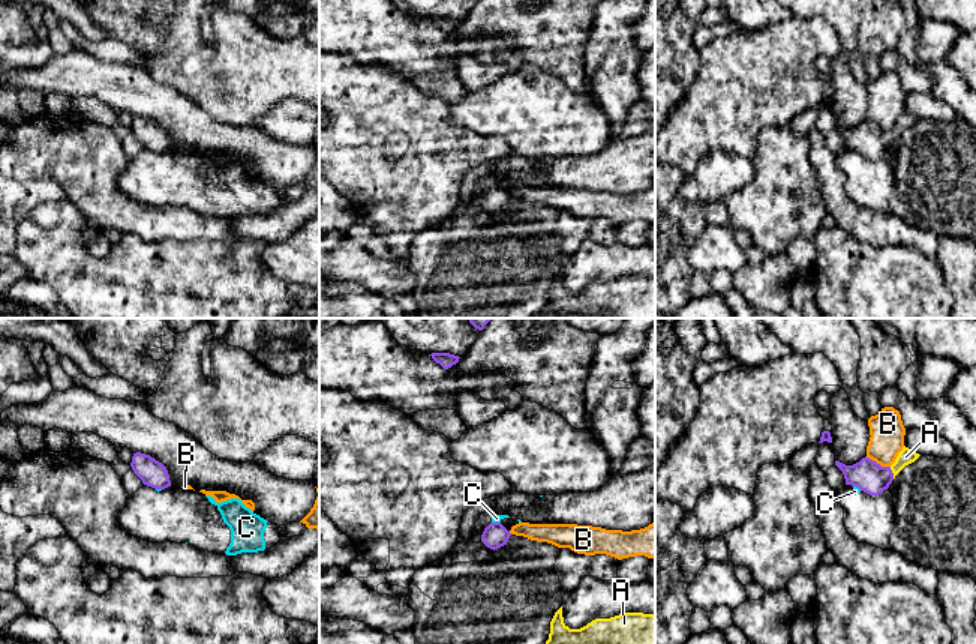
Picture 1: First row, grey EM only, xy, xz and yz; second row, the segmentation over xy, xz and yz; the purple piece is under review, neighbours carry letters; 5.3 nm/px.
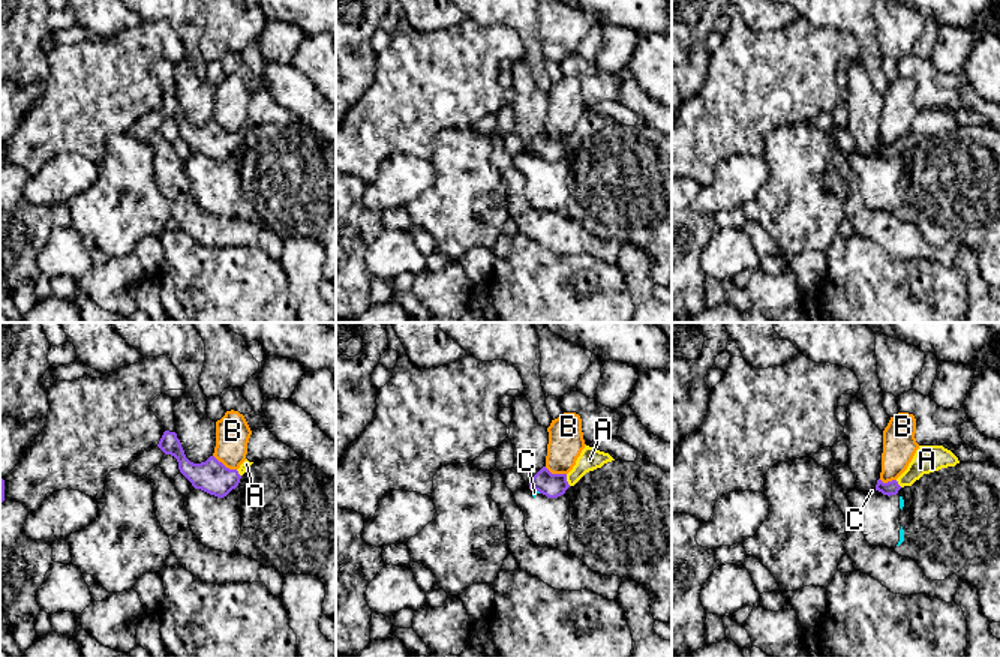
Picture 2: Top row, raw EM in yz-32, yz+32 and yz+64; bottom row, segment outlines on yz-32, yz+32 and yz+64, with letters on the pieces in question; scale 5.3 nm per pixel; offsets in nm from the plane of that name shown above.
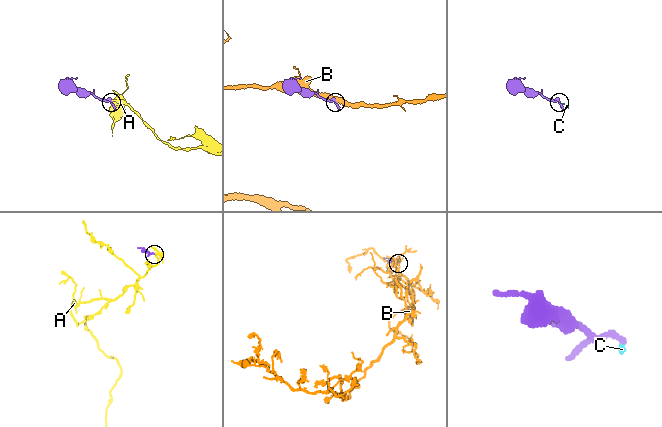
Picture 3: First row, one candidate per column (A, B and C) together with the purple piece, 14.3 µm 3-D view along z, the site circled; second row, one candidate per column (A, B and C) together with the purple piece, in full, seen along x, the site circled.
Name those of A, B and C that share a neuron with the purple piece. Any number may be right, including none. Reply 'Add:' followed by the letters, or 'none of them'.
Add: A

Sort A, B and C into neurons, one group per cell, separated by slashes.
A / B / C

